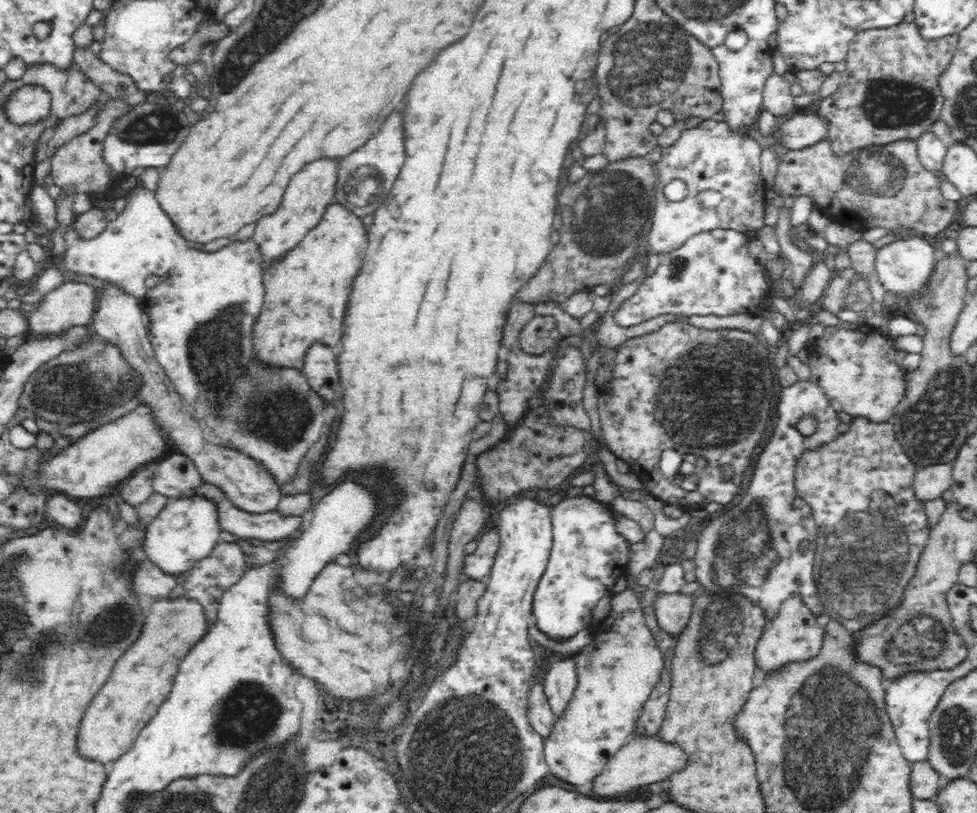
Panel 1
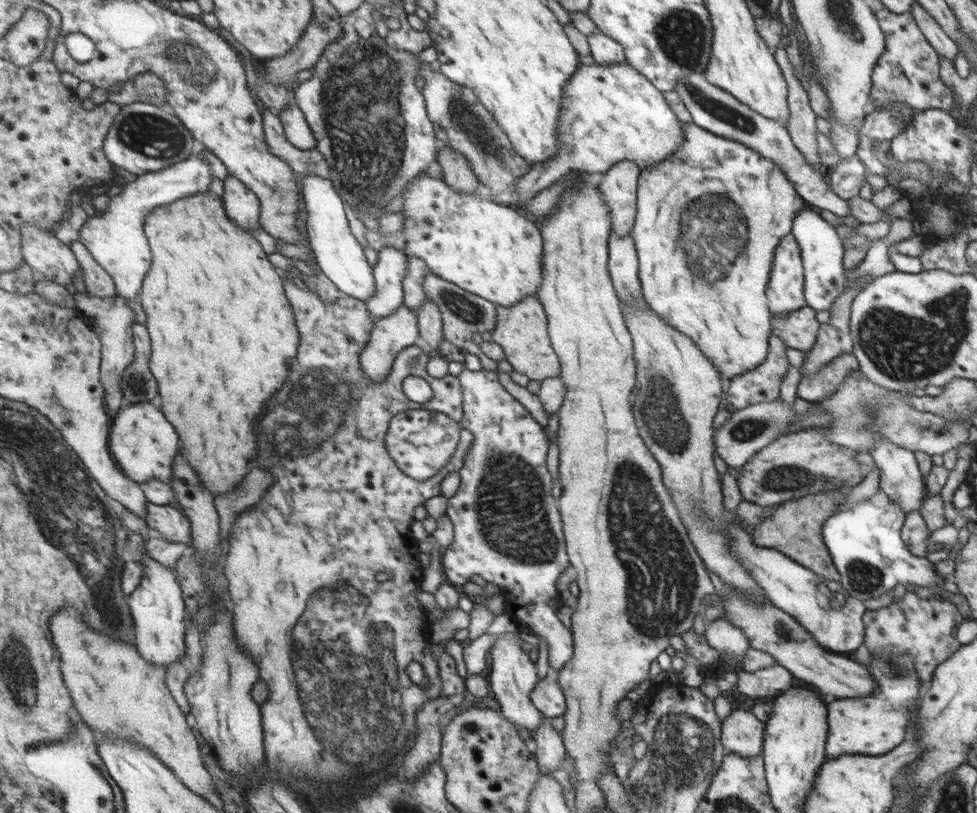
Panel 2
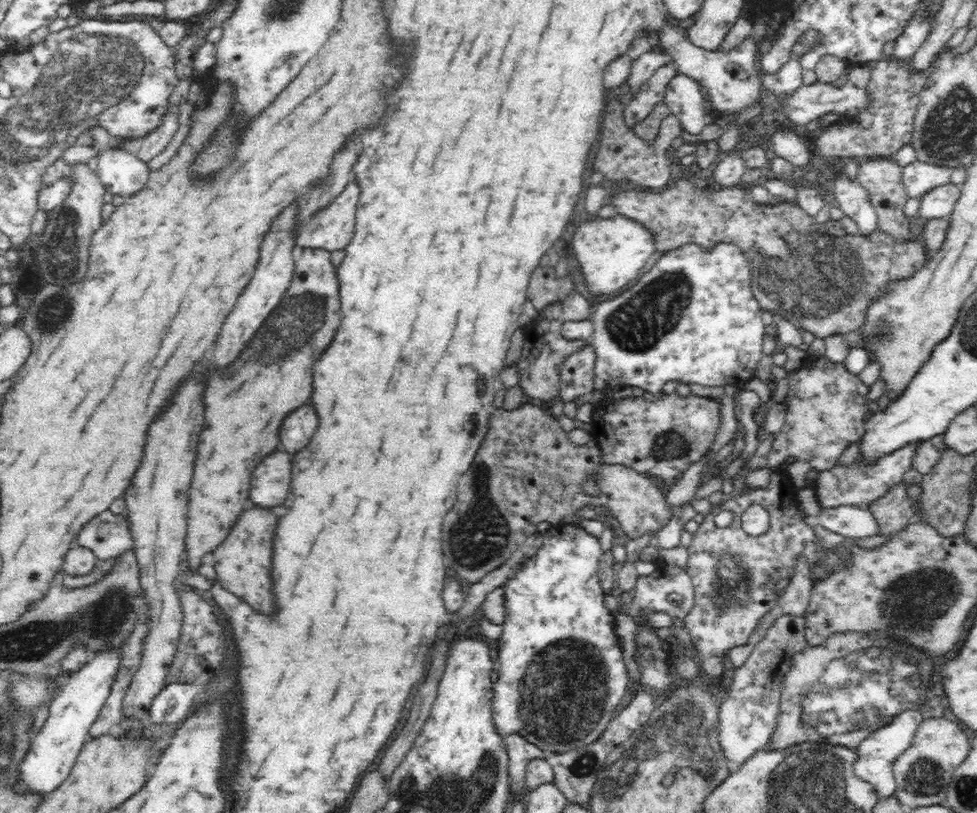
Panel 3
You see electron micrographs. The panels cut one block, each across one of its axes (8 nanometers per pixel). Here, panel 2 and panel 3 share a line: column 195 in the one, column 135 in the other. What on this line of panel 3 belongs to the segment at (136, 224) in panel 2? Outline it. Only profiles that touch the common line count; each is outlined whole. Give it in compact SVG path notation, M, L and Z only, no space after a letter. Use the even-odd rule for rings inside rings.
M102 150L94 163L96 174L105 189L125 198L140 192L152 172L148 161L126 150Z

